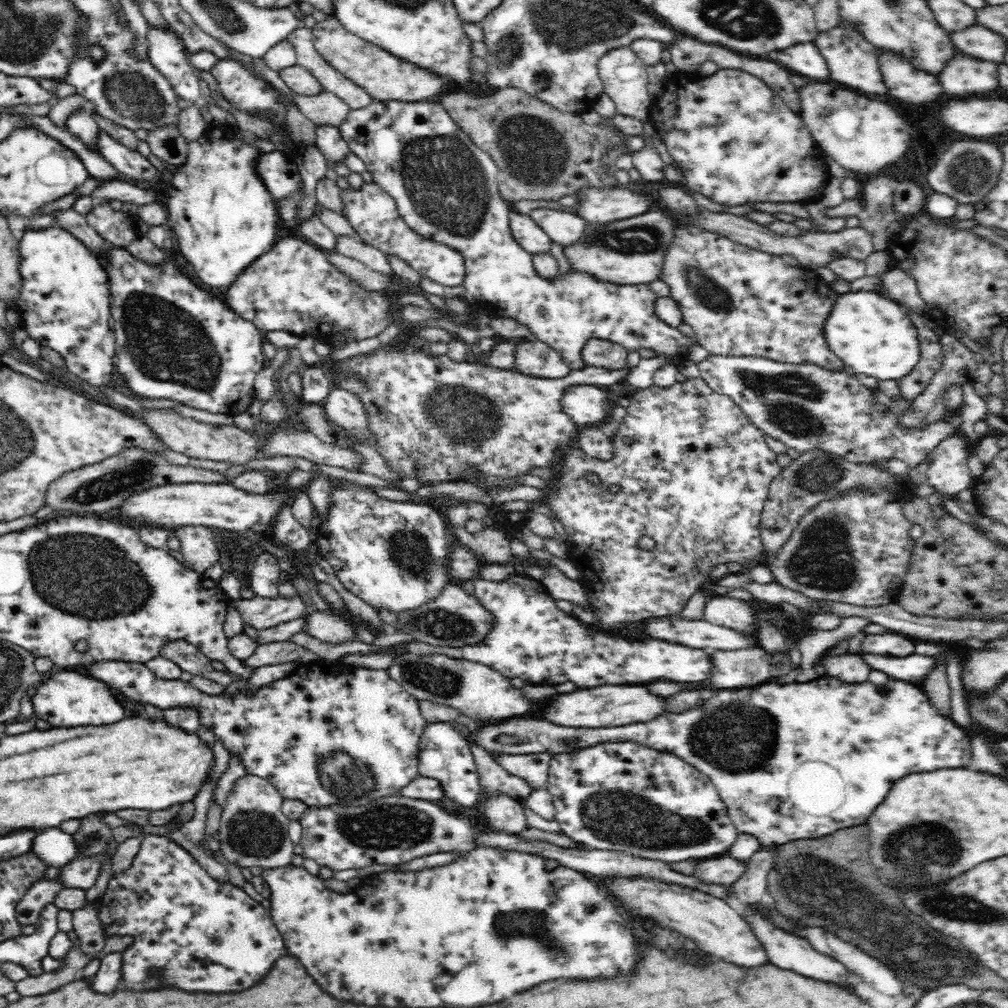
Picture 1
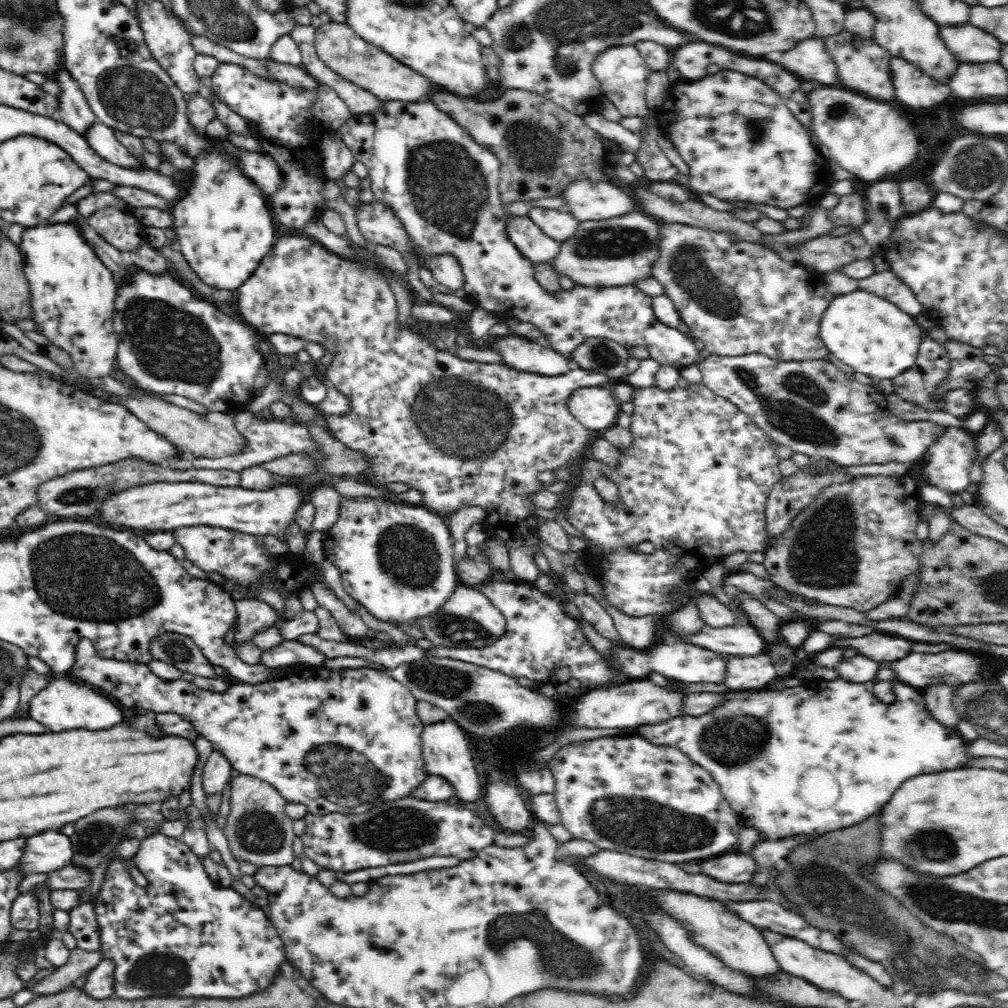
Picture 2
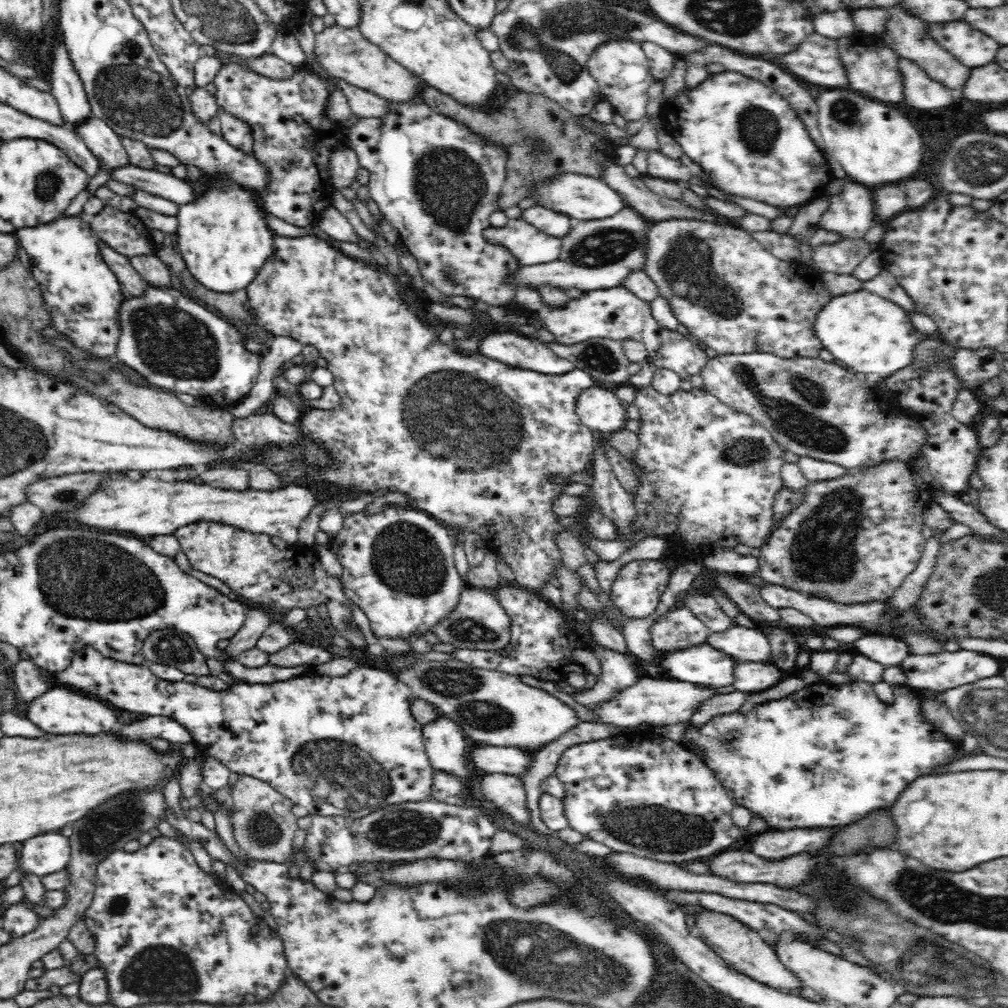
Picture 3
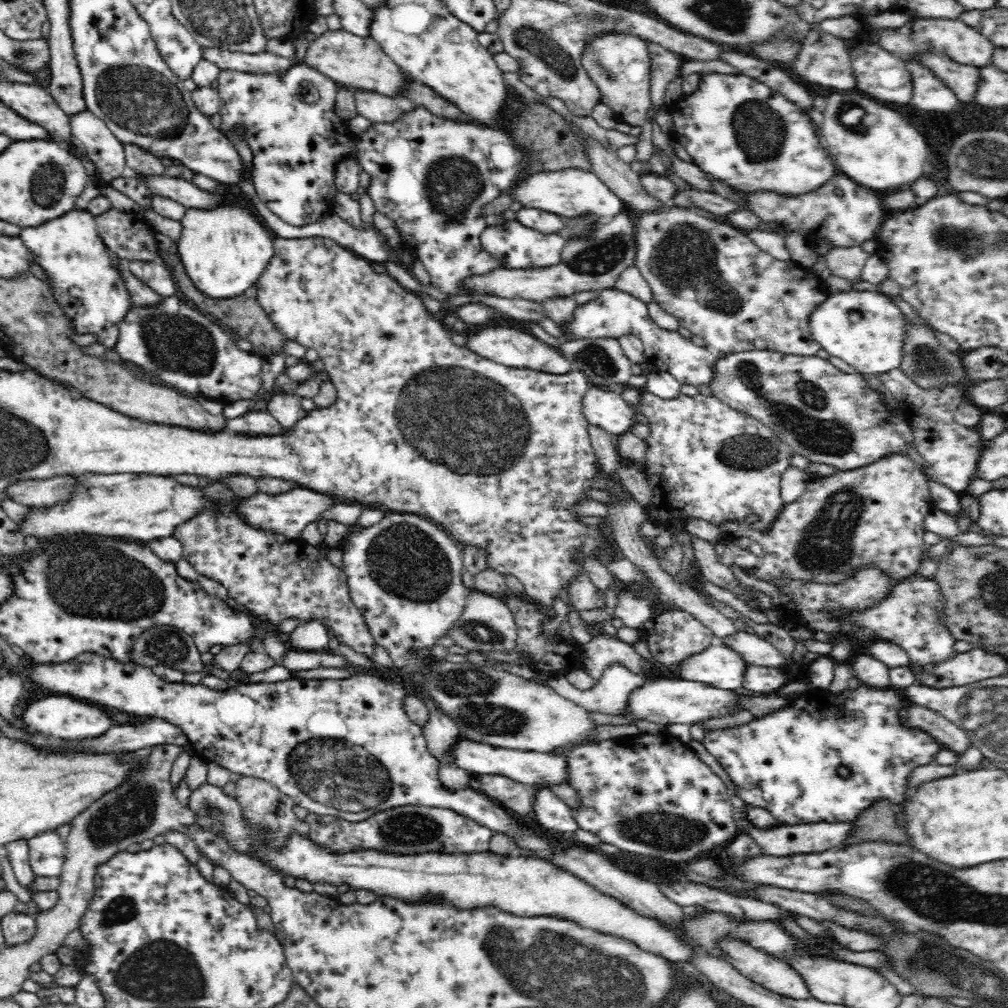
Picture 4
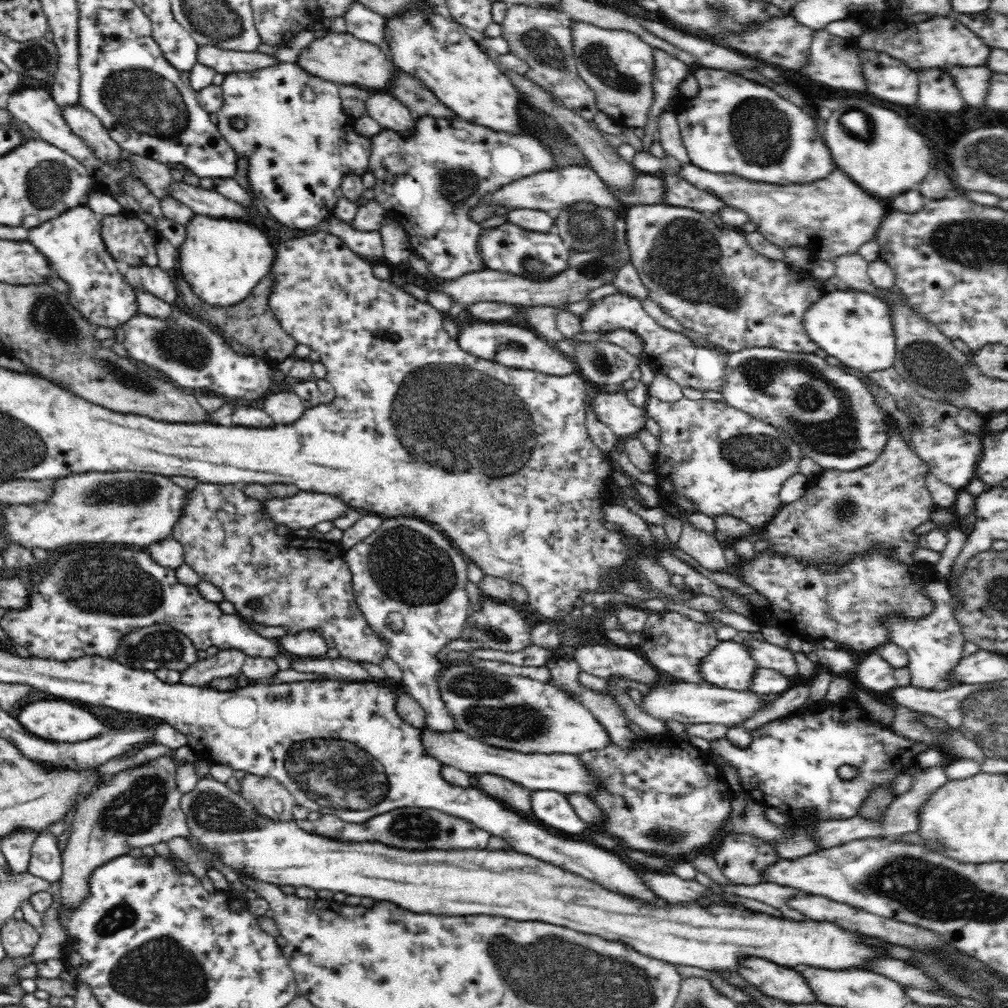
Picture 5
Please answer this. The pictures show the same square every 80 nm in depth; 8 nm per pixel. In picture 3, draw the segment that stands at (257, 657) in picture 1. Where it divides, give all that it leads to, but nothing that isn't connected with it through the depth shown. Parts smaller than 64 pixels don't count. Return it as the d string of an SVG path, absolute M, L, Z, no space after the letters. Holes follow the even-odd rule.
M295 639L283 650L269 656L269 664L273 667L301 667L308 670L319 664L326 664L337 656L327 646L310 645Z

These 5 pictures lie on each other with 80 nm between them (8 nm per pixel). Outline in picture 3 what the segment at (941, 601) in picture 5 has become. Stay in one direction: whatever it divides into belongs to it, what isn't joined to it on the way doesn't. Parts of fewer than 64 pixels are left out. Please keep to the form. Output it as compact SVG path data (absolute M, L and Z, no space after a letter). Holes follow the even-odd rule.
M765 581L756 584L756 586L758 586L762 598L772 608L778 610L781 608L794 608L794 610L800 610L800 612L815 620L817 627L821 629L834 625L852 625L866 630L869 634L882 634L884 636L898 638L908 645L910 655L931 655L947 651L944 646L948 642L948 638L939 639L931 635L934 630L931 630L929 626L923 623L922 614L919 614L919 598L912 606L908 606L906 610L895 610L891 606L889 598L887 600L872 600L860 604L842 604L826 599L810 597L807 593L801 593L800 591L784 588L783 586Z

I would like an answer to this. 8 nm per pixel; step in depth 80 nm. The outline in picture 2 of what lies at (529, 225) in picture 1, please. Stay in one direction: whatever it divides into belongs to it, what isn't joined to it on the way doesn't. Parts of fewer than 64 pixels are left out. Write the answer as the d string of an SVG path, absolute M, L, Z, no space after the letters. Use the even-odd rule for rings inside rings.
M509 217L506 220L507 236L516 249L535 266L542 262L550 263L559 256L558 240L547 236L529 218Z

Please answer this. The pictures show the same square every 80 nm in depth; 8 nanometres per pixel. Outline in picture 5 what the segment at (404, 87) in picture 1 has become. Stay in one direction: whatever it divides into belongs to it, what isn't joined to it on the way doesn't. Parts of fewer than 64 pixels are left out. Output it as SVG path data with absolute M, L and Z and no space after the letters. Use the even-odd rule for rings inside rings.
M327 31L326 35L314 39L307 48L301 50L296 65L312 76L330 81L337 85L358 85L366 89L388 88L395 64L375 44L364 42L350 33Z

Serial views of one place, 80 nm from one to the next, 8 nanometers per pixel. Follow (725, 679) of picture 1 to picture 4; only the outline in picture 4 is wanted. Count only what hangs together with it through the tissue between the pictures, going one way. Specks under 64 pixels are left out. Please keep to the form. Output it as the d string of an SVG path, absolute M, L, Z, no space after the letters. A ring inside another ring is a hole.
M748 665L744 673L743 687L752 692L774 695L786 685L784 671L765 666Z

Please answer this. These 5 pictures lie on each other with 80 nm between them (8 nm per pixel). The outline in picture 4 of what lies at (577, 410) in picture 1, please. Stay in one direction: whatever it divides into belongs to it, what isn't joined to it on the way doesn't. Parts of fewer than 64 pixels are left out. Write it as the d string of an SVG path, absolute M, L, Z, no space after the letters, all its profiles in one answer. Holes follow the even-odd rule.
M592 385L583 398L583 413L588 422L613 435L630 433L637 422L637 412L636 406L606 387Z

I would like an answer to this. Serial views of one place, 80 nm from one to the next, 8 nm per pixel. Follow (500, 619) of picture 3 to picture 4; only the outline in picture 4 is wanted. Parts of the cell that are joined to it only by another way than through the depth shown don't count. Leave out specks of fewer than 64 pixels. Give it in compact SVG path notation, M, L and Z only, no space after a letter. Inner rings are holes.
M476 590L467 594L463 615L449 630L449 637L456 640L458 646L468 650L512 651L516 648L519 634L512 610L505 601Z

